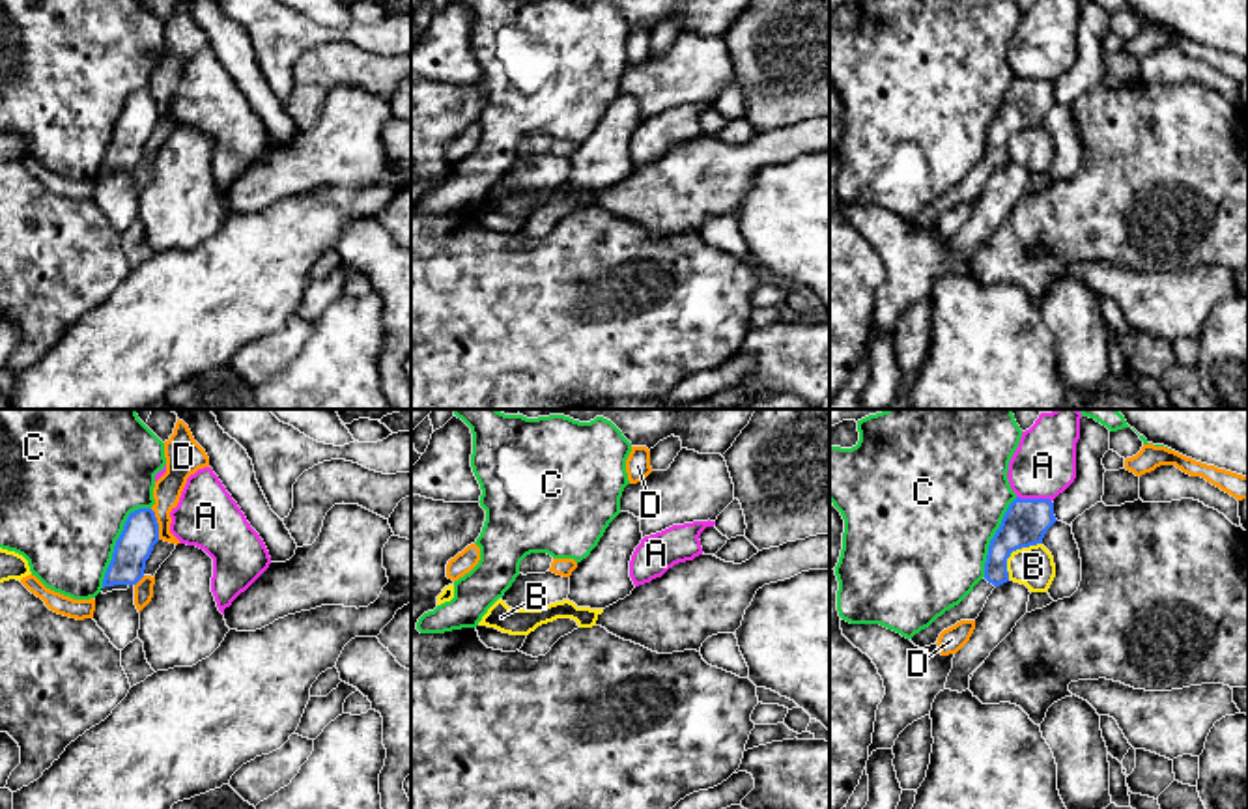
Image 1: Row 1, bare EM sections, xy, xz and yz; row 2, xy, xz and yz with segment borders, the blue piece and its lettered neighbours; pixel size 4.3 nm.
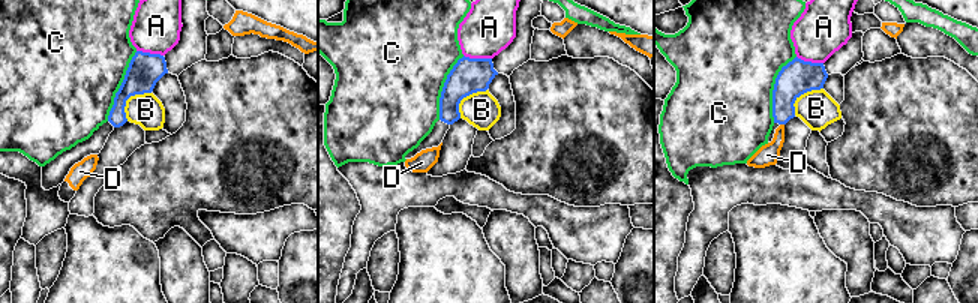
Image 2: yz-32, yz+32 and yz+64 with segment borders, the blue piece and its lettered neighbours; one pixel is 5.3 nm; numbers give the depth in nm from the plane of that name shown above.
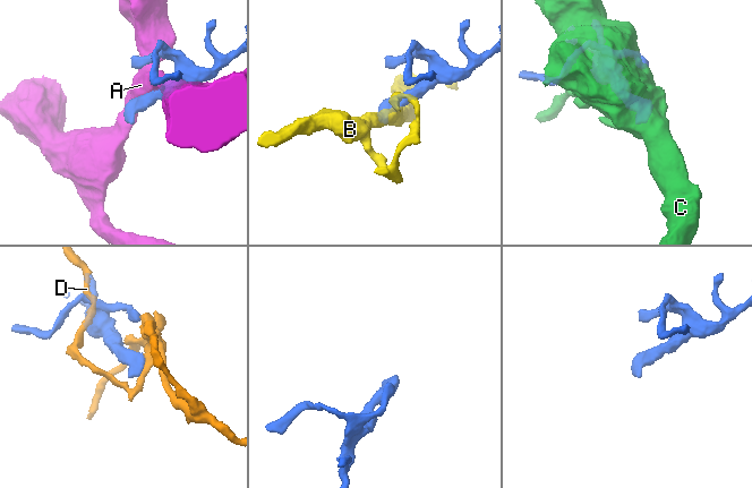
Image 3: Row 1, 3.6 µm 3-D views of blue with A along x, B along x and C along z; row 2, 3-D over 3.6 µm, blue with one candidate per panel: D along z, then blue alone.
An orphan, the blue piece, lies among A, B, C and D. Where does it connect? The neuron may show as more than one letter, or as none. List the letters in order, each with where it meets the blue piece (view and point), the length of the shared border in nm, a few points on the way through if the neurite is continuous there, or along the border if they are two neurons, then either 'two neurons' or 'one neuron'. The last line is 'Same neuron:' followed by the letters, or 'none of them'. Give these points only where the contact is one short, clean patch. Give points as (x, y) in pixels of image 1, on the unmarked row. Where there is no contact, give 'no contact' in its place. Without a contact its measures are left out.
A: contact yz (1034, 81); length 150 nm; two neurons
B: contact yz (1013, 131); length 220 nm; border yz (1041, 124), (1017, 129), (1011, 135), (1007, 141), (1007, 159); two neurons
C: contact xy (116, 122); length 400 nm; two neurons
D: contact xy (157, 105); length 140 nm; two neurons
Same neuron: none of them

